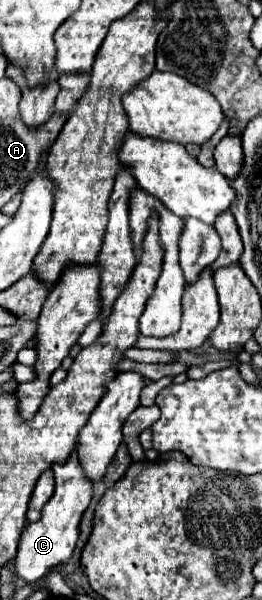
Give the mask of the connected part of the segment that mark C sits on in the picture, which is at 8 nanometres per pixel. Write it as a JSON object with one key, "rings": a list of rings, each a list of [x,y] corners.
{"rings":[[[76,451],[68,457],[64,465],[52,465],[54,477],[56,477],[56,491],[52,499],[42,507],[42,517],[36,523],[28,523],[22,531],[20,543],[18,543],[18,555],[16,555],[16,575],[18,579],[32,583],[42,579],[50,569],[56,565],[62,565],[70,559],[76,541],[78,541],[78,525],[80,517],[90,505],[92,499],[92,483],[84,479],[84,471],[80,471],[80,463],[76,459]]]}

